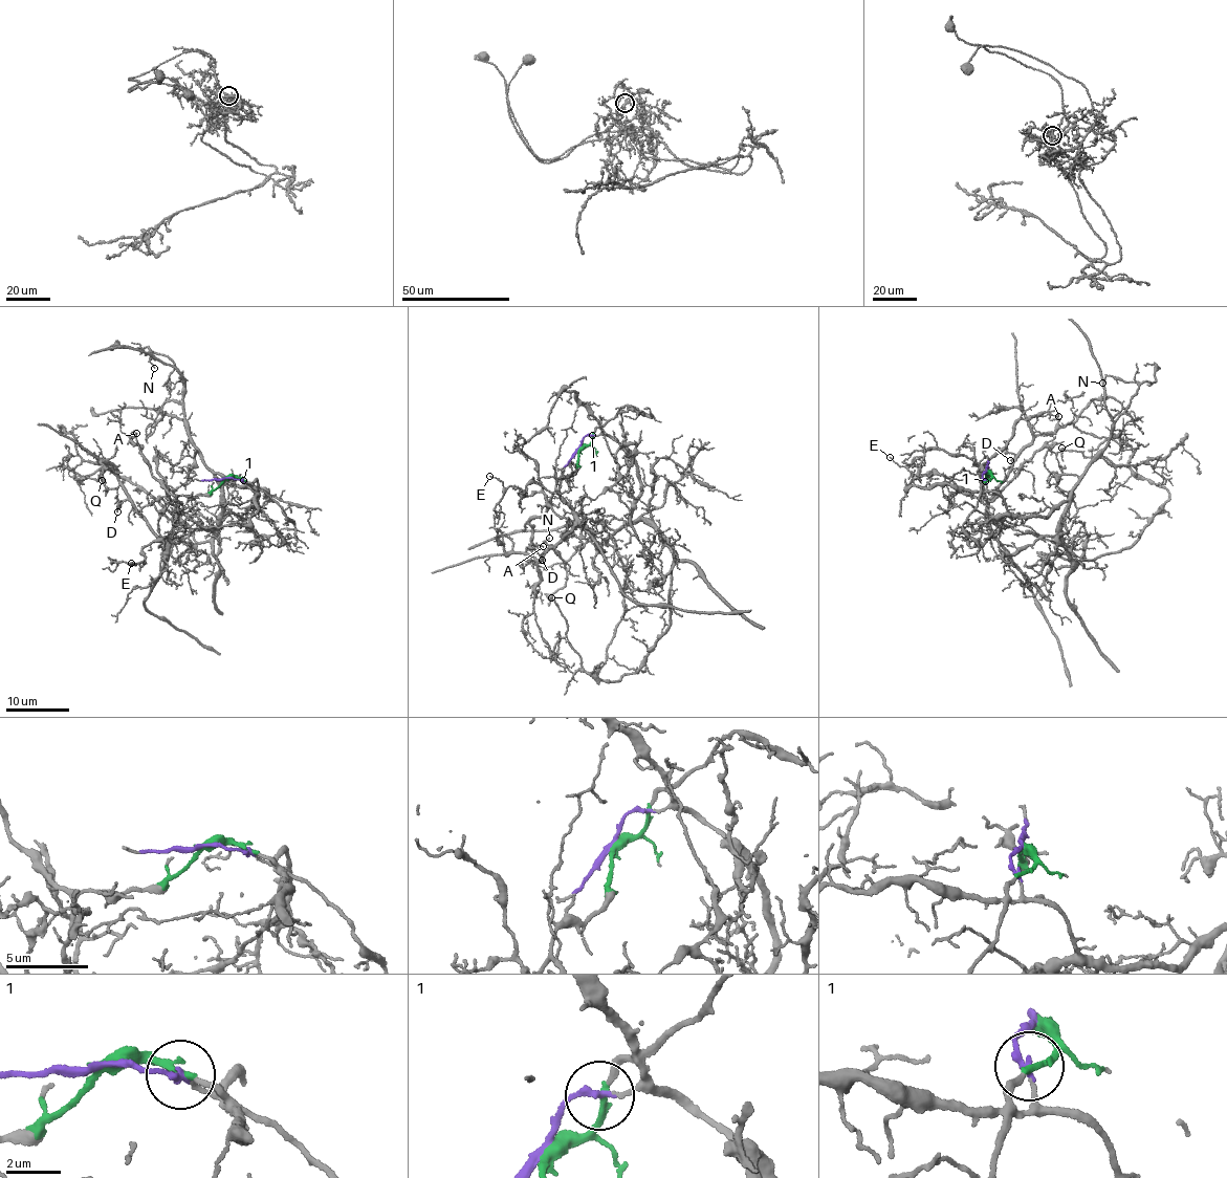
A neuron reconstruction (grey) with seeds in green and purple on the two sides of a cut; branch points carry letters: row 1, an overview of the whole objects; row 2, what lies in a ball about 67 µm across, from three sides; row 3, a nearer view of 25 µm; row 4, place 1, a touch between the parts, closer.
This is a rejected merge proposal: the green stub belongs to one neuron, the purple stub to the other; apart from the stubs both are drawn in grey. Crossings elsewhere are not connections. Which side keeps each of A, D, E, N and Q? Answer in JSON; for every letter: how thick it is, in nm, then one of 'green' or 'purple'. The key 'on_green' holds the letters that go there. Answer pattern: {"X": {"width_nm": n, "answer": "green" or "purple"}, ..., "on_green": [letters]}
{"A": {"width_nm": 140, "answer": "green"}, "D": {"width_nm": 160, "answer": "green"}, "E": {"width_nm": 110, "answer": "green"}, "N": {"width_nm": 100, "answer": "purple"}, "Q": {"width_nm": 140, "answer": "purple"}, "on_green": ["A", "D", "E"]}

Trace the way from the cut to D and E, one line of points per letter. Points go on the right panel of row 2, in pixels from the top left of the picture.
D: (987, 472), (984, 463), (983, 495), (989, 499), (1009, 476), (1017, 455), (1010, 460)
E: (987, 472), (984, 463), (981, 498), (977, 499), (962, 494), (933, 468), (915, 475), (890, 456)

